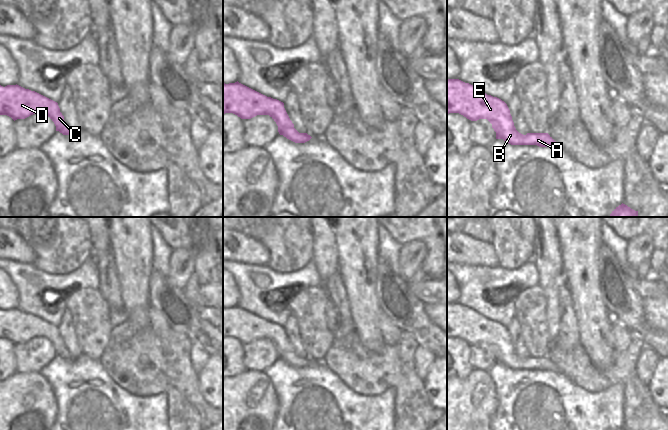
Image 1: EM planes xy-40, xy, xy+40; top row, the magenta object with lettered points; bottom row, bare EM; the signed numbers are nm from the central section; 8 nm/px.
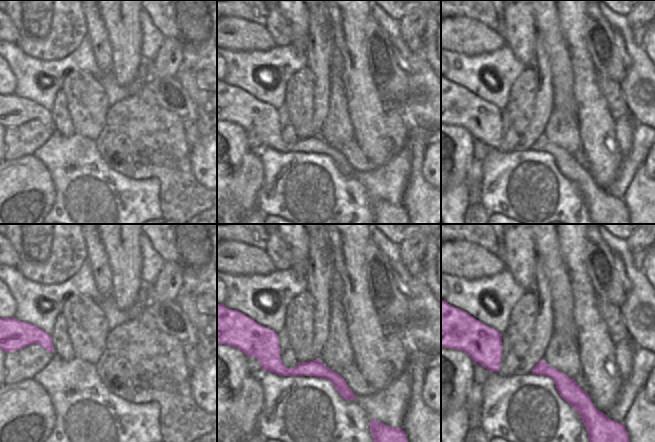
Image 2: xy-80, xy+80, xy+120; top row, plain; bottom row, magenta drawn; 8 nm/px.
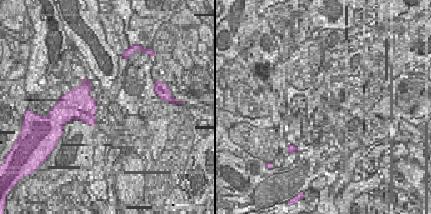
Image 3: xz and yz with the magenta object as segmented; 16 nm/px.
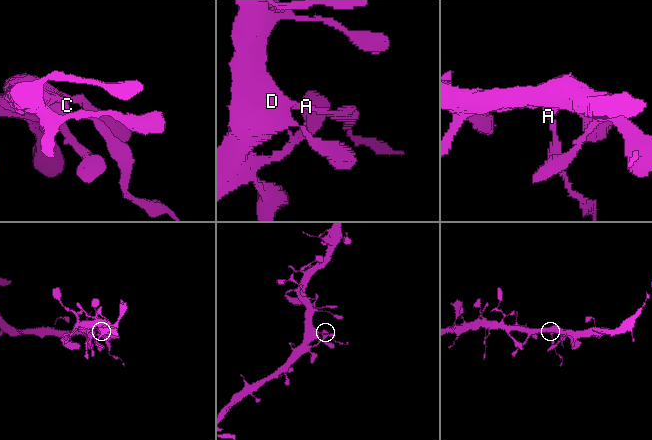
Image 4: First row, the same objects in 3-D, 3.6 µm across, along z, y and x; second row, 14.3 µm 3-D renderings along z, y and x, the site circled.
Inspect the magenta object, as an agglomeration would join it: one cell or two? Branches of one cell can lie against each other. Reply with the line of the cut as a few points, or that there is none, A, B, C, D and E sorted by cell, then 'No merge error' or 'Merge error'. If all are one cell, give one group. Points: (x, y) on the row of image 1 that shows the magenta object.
Split along xy+40 (526, 135), (522, 138), (521, 144). Groups: A / B C D E. Merge error

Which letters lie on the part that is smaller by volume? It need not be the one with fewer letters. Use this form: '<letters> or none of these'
A

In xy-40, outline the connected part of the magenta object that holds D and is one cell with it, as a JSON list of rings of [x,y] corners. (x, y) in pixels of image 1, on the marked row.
[[[17,84],[0,85],[0,115],[7,115],[15,121],[35,113],[45,113],[54,122],[56,131],[72,135],[57,102]]]

